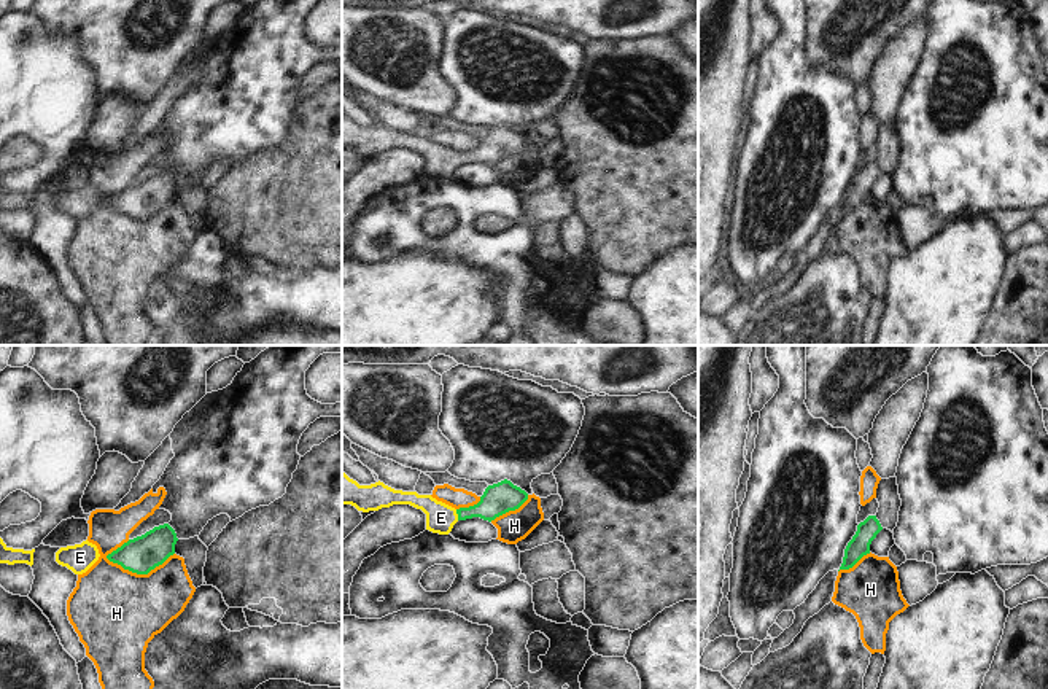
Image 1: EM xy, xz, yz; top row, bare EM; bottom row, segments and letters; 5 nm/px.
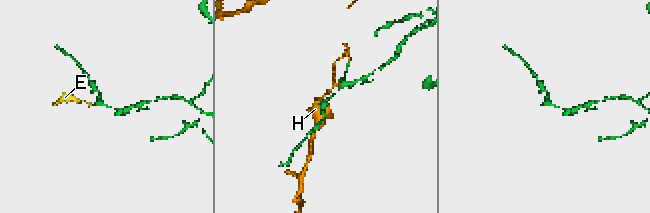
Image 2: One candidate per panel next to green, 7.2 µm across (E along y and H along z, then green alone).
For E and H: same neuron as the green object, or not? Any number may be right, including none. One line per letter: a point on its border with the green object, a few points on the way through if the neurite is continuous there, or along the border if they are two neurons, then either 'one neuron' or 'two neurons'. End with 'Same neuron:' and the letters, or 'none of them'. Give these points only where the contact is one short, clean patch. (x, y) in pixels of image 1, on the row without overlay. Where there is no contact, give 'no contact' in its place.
E: meets green in xz at (457, 156); one neuron
H: meets green in xy at (139, 217); two neurons
Same neuron: E

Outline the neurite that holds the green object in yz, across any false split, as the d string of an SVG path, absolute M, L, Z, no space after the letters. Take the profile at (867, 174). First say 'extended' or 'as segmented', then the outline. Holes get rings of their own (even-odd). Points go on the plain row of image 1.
as segmented; M868 159L857 169L857 175L844 193L844 200L840 213L852 212L864 199L870 197L870 188L883 173L876 159Z

